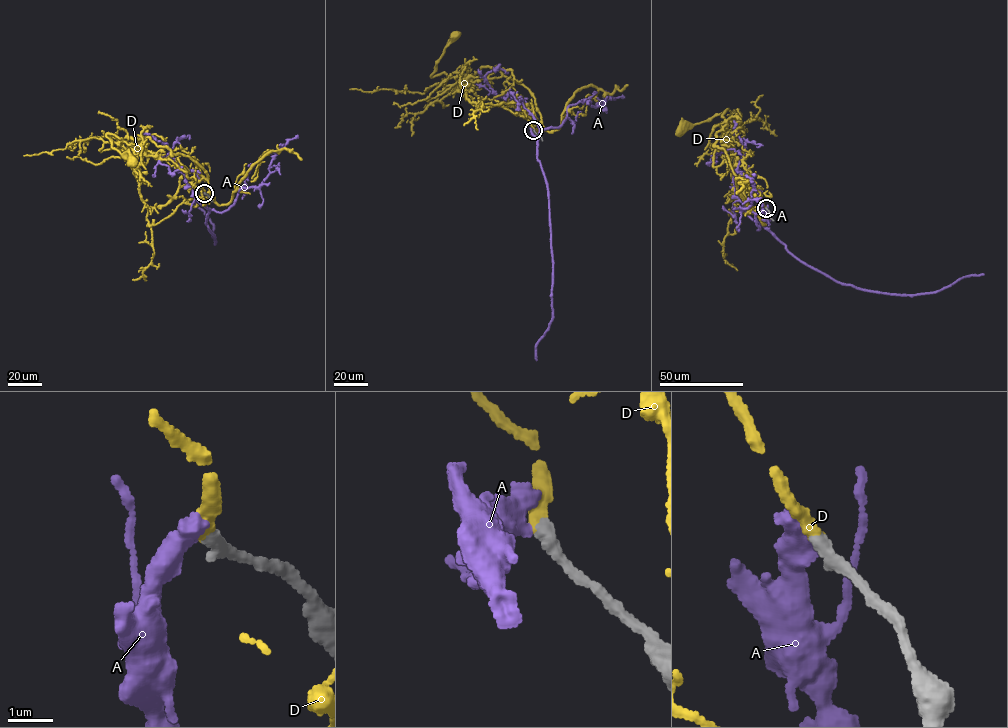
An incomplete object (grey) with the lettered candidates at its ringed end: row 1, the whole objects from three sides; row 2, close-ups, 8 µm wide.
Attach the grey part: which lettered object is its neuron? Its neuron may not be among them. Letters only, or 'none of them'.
D

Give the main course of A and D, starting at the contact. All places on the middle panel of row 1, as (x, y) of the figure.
A: (533, 131), (532, 134), (538, 137), (537, 159), (548, 189), (552, 257), (552, 319), (536, 347), (536, 360)
D: (533, 131), (525, 114), (471, 102), (457, 90), (460, 73), (432, 77), (455, 36)

